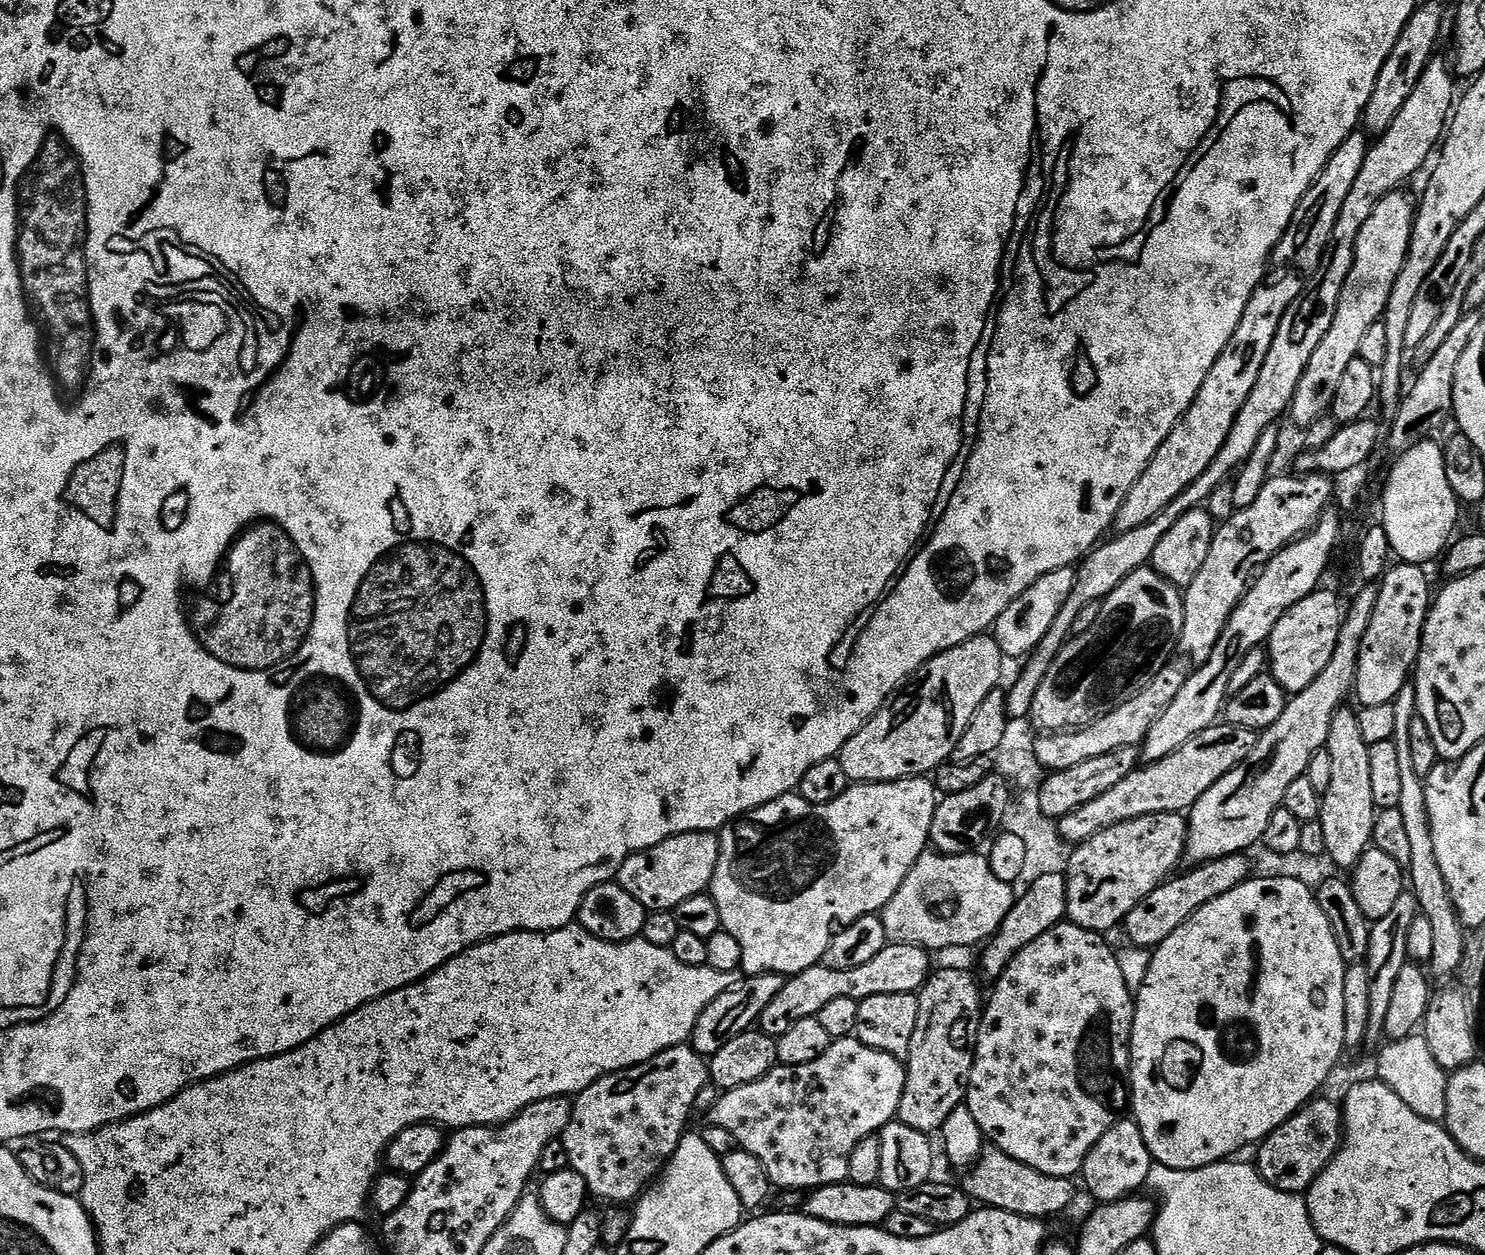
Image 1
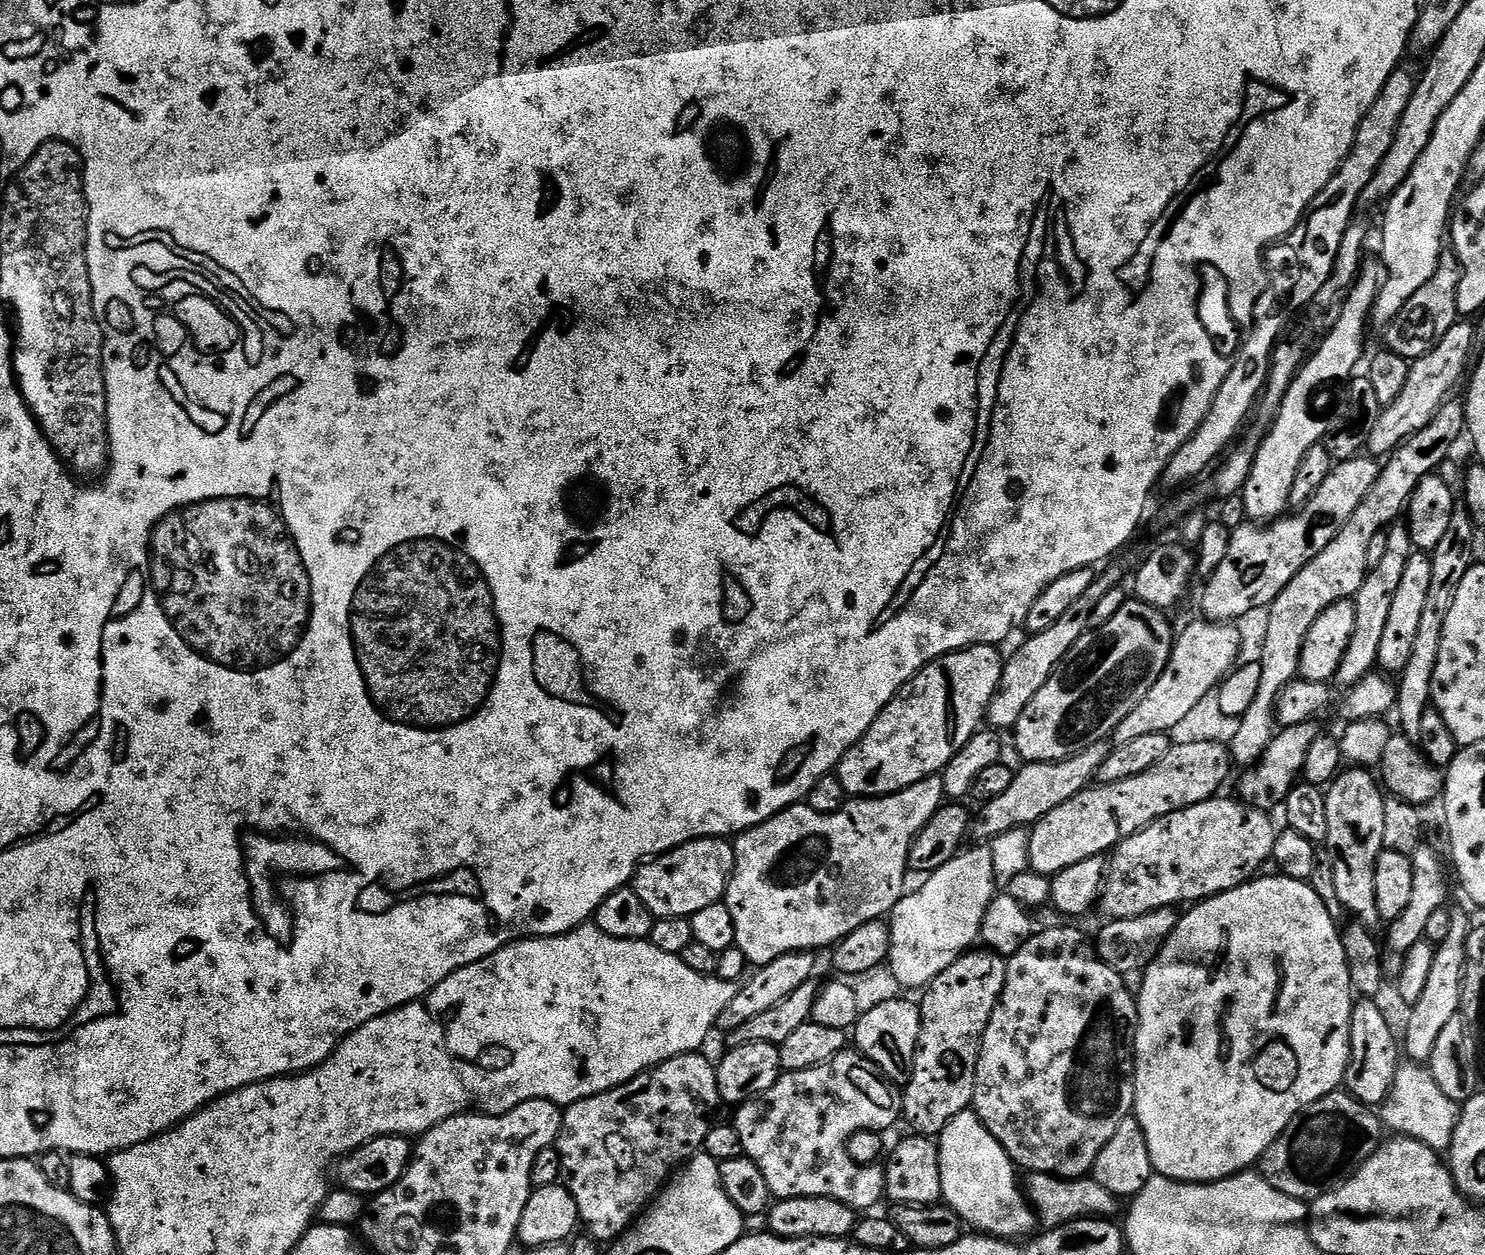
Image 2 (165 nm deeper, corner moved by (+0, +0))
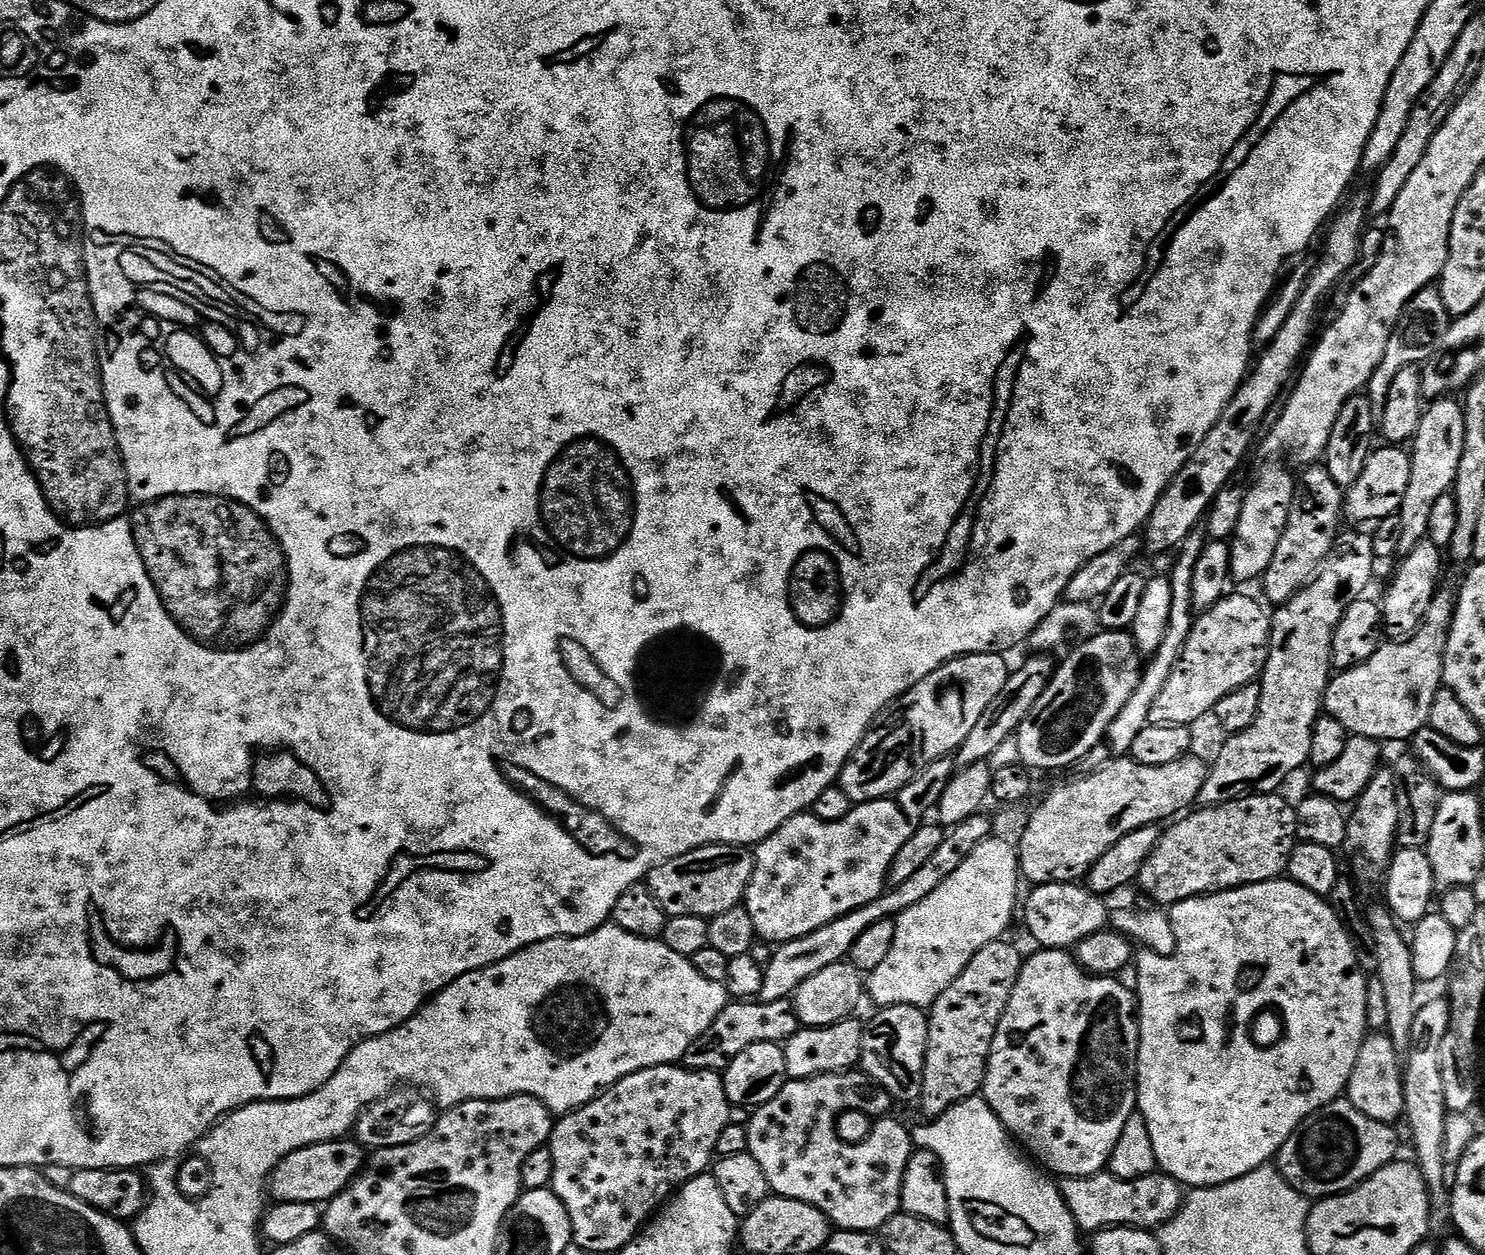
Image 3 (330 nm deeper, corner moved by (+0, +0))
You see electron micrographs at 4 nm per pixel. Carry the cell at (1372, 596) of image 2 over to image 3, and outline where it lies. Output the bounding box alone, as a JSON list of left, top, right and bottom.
[1396,398,1464,558]

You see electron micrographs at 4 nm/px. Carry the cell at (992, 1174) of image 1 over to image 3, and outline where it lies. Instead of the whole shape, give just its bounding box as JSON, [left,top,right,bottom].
[1058,1170,1185,1234]

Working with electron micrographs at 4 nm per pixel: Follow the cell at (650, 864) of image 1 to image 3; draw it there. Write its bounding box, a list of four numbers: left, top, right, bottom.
[646,844,756,918]

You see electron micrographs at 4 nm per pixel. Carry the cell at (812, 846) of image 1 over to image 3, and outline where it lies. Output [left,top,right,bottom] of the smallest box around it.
[742,756,957,946]

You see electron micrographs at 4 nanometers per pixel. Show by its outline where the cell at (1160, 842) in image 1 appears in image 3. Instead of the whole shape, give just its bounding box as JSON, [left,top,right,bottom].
[1138,794,1297,906]

